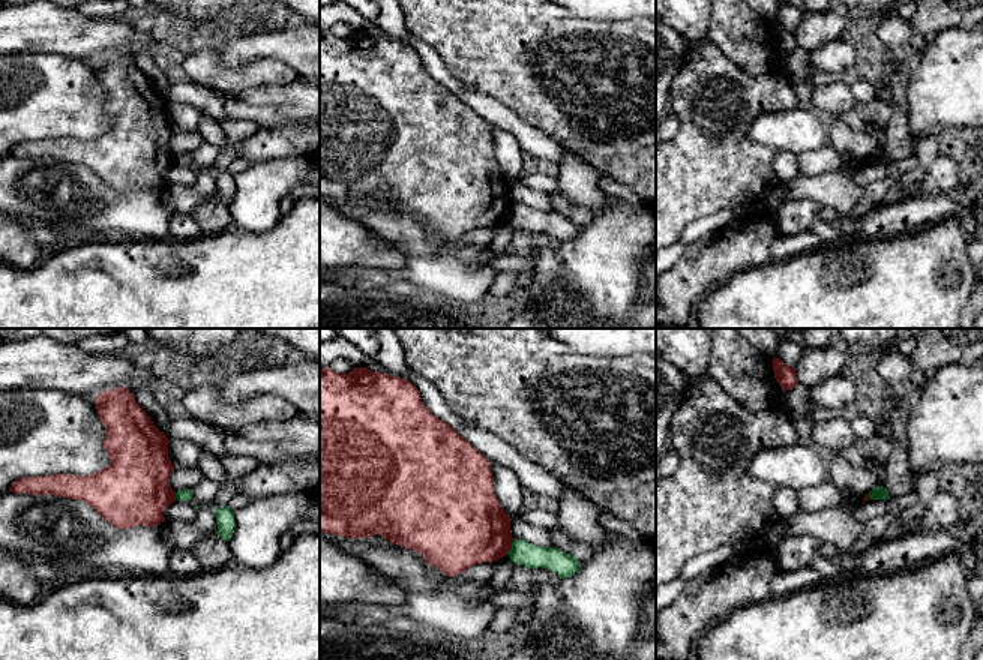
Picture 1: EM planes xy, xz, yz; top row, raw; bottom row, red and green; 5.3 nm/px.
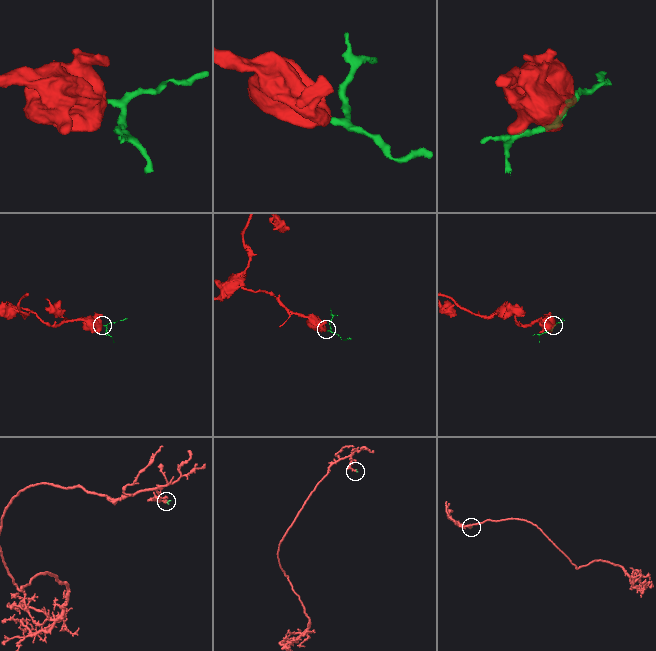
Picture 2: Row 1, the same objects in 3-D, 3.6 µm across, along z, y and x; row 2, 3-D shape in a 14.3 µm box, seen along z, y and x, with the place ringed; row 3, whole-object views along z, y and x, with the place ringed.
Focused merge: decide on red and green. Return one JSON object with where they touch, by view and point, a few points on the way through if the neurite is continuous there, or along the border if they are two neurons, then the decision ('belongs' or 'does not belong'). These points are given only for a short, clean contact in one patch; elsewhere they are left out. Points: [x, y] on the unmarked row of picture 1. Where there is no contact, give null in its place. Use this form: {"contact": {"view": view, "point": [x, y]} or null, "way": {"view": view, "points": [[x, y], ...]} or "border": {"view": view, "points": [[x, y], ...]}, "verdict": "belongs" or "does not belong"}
{"contact": {"view": "xz", "point": [509, 210]}, "border": {"view": "xz", "points": [[514, 203], [508, 218]]}, "verdict": "does not belong"}

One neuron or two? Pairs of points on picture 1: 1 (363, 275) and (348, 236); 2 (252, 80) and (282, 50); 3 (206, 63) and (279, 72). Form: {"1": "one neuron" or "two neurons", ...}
{"1": "two neurons", "2": "two neurons", "3": "one neuron"}

